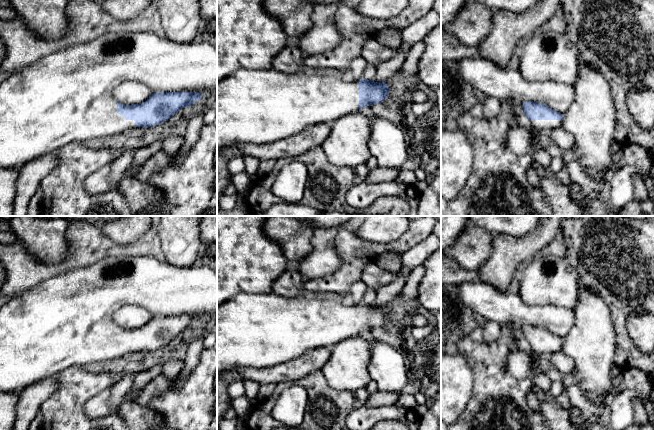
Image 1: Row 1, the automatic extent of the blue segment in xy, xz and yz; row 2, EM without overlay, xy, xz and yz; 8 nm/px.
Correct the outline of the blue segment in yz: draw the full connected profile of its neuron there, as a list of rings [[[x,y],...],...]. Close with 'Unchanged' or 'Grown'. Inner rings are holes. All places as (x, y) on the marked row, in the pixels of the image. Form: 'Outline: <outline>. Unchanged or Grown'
Outline: [[[526,101],[523,102],[523,111],[531,126],[538,132],[548,132],[562,127],[564,115],[546,104]]]. Grown

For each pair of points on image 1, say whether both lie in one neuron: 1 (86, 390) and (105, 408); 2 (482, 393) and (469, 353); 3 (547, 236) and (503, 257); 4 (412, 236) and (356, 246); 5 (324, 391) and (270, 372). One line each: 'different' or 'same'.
1: different
2: same
3: same
4: same
5: different

